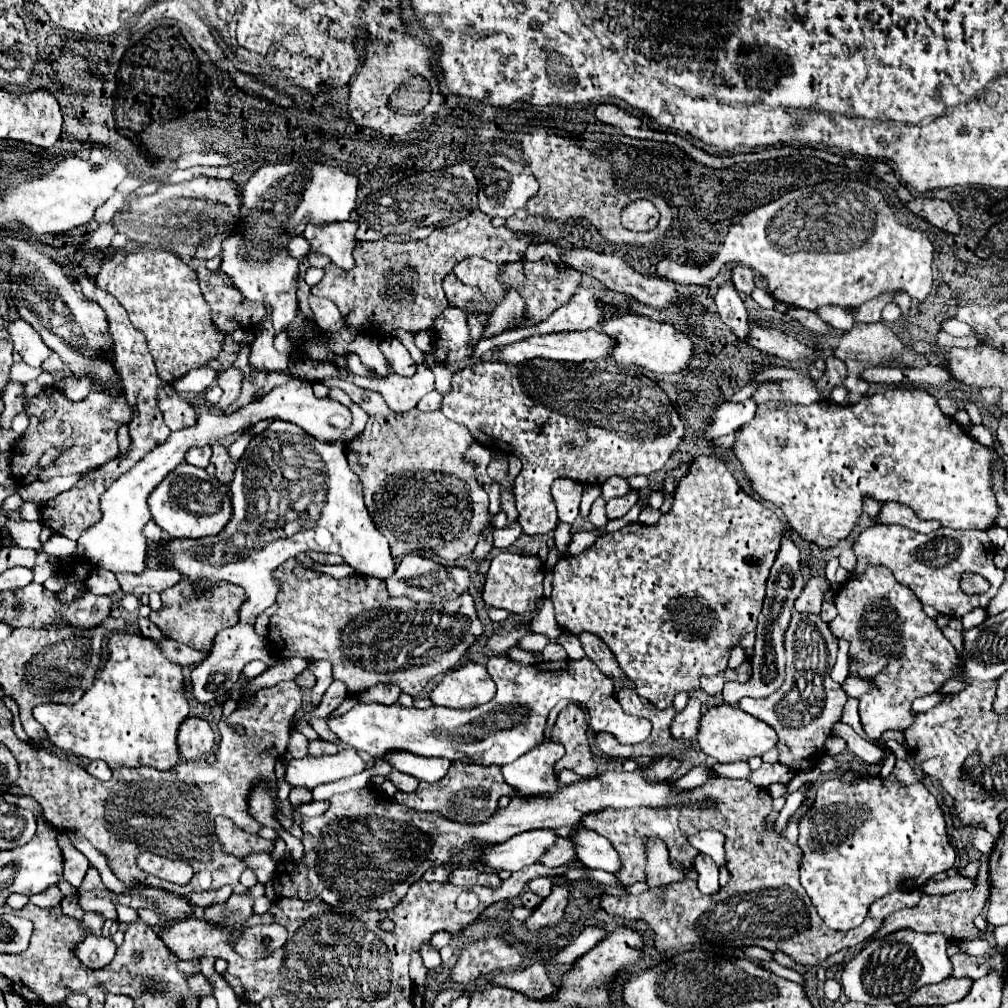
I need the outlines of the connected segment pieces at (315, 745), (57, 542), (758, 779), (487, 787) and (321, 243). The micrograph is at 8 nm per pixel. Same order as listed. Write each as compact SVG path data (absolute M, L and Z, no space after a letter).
M314 740L310 742L308 746L308 754L310 756L324 756L324 754L336 754L338 752L338 746L332 744L332 742L326 742L326 740Z
M60 534L52 536L52 538L50 538L46 544L42 544L42 546L44 546L44 550L46 550L50 556L54 556L54 558L58 558L58 560L76 558L76 544L74 544L72 540L68 540L68 538L60 536Z
M762 764L758 770L750 770L748 774L748 782L760 786L760 788L768 788L774 782L784 782L788 784L794 778L794 772L790 772L788 768L784 768L782 764Z
M452 764L446 778L432 784L420 782L418 790L412 794L406 794L404 802L406 806L418 812L436 812L440 816L446 816L452 822L480 824L480 822L486 822L492 816L492 812L496 812L498 798L510 796L510 792L512 788L504 782L500 768L476 766L476 764Z
M346 220L340 224L326 224L326 228L306 228L304 238L310 242L310 250L322 256L328 256L342 270L354 268L352 250L356 244L358 224Z

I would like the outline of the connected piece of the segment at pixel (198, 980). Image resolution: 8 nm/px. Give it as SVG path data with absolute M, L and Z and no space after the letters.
M194 974L194 976L190 976L190 988L192 988L192 992L196 994L196 996L206 996L206 994L212 994L212 986L210 986L210 982L206 982L206 978L202 976L202 974Z

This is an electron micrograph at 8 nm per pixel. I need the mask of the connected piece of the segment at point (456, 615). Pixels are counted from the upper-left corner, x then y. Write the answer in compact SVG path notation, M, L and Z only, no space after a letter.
M290 558L278 566L276 574L280 590L276 596L278 612L268 622L268 646L276 658L304 658L308 662L328 660L332 662L332 676L346 684L350 696L354 692L364 692L374 684L394 684L406 694L416 698L430 680L452 670L468 652L468 648L482 636L482 624L476 616L474 600L470 592L464 592L452 602L422 604L402 598L392 598L386 590L386 582L362 574L352 574L346 578L332 578L330 574L302 566Z

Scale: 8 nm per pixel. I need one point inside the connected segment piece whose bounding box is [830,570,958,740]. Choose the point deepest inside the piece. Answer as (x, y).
(891, 637)

